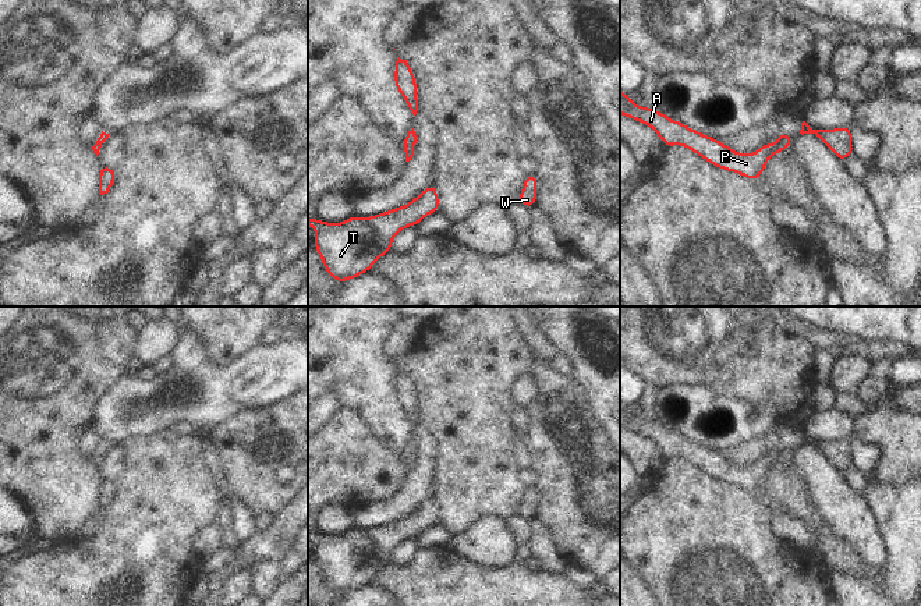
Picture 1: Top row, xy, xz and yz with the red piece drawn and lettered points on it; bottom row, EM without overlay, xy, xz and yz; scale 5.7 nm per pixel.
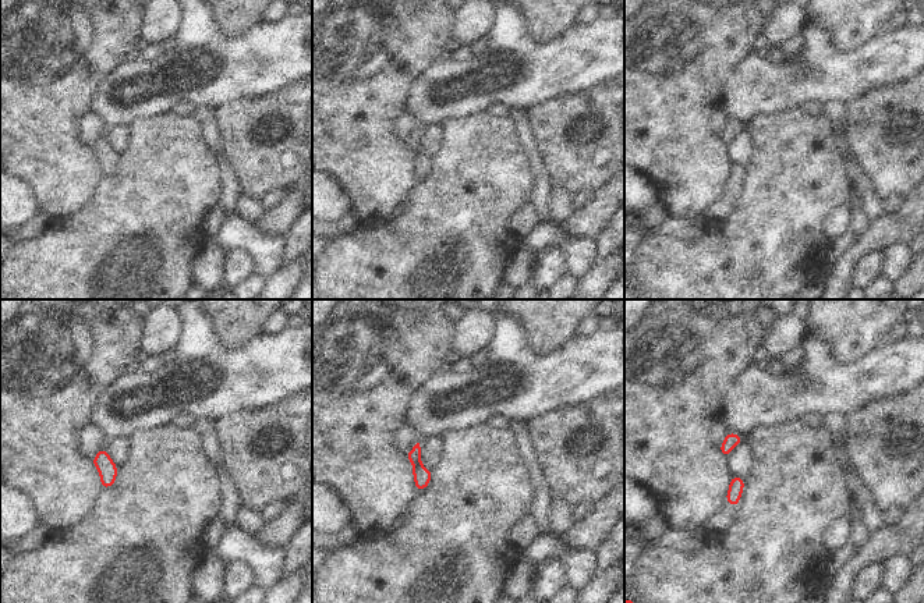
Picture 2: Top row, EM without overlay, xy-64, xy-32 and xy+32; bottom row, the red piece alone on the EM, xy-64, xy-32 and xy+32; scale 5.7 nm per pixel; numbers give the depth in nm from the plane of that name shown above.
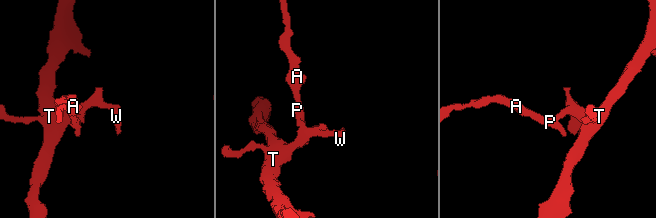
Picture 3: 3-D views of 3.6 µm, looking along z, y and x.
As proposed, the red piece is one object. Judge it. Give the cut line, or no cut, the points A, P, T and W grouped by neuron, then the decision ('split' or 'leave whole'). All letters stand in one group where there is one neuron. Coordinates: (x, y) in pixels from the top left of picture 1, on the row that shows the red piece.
no cut | A P T W | leave whole

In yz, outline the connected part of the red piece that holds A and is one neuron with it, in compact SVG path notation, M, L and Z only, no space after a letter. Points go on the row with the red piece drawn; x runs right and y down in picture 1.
M621 91L620 114L652 128L667 148L681 145L715 167L733 171L751 181L759 178L771 156L789 149L793 142L790 135L779 134L773 145L765 143L748 155L738 153L716 138L711 138L680 121L669 118L665 113L658 113L652 107L641 107L633 103L630 96Z

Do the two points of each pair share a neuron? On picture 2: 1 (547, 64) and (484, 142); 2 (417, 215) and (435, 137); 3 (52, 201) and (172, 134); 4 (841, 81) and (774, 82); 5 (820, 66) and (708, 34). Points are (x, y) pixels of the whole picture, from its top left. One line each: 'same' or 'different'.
1: different
2: different
3: different
4: same
5: different

